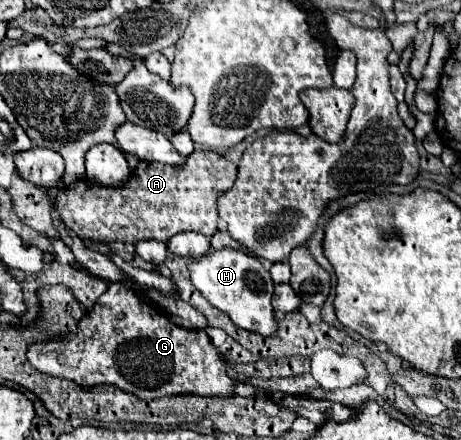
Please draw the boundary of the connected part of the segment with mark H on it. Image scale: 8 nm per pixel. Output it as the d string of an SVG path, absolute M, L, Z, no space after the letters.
M239 249L211 251L209 255L203 255L201 259L189 263L189 275L197 291L219 311L227 313L237 327L261 335L273 335L277 331L277 321L271 307L273 281L257 257Z

